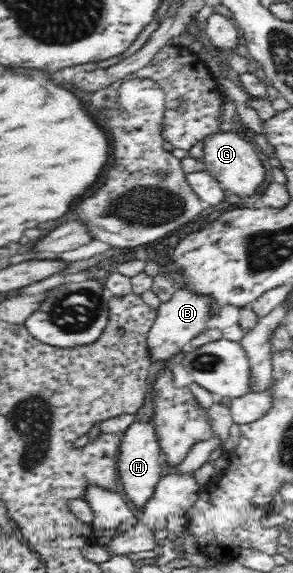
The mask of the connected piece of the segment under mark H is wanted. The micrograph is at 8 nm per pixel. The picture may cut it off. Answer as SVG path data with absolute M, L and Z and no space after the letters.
M149 420L147 423L134 421L134 423L129 426L128 430L121 437L119 450L120 453L117 458L117 478L119 490L124 490L124 496L126 496L127 499L130 500L130 502L132 502L136 508L138 508L138 510L142 510L142 508L146 506L147 500L152 494L154 494L156 485L162 476L162 466L160 465L160 458L158 457L161 448L158 438L155 435L155 428L152 425L152 420Z

